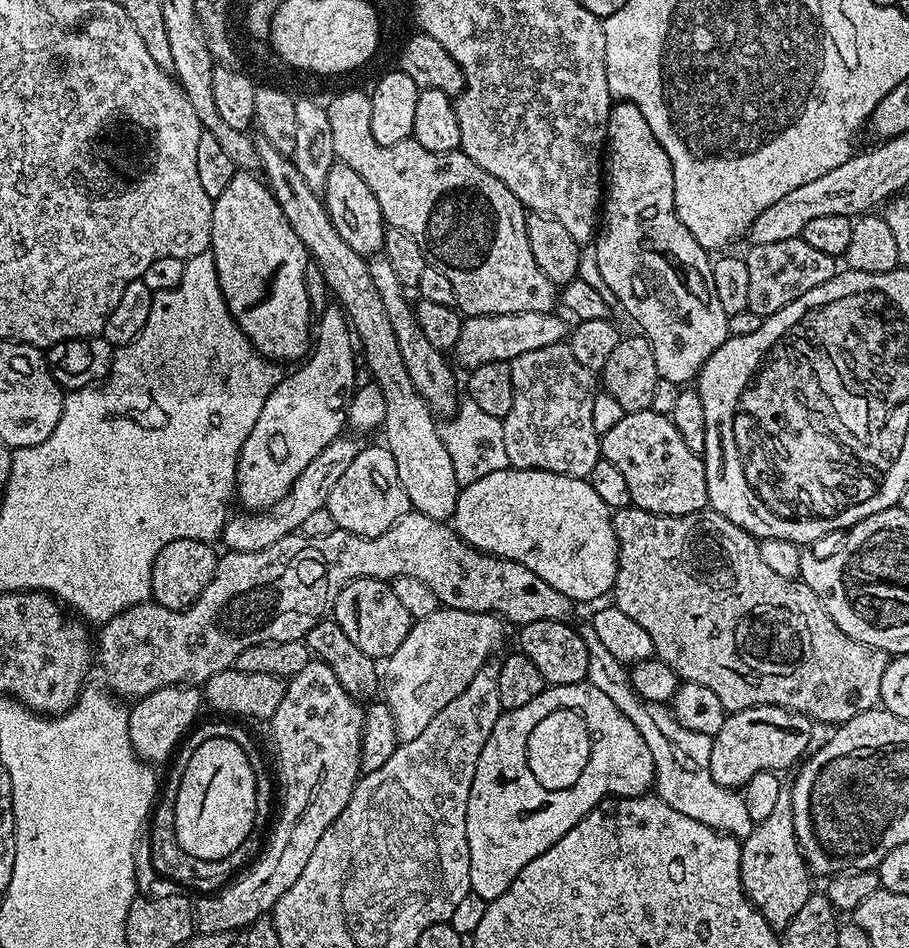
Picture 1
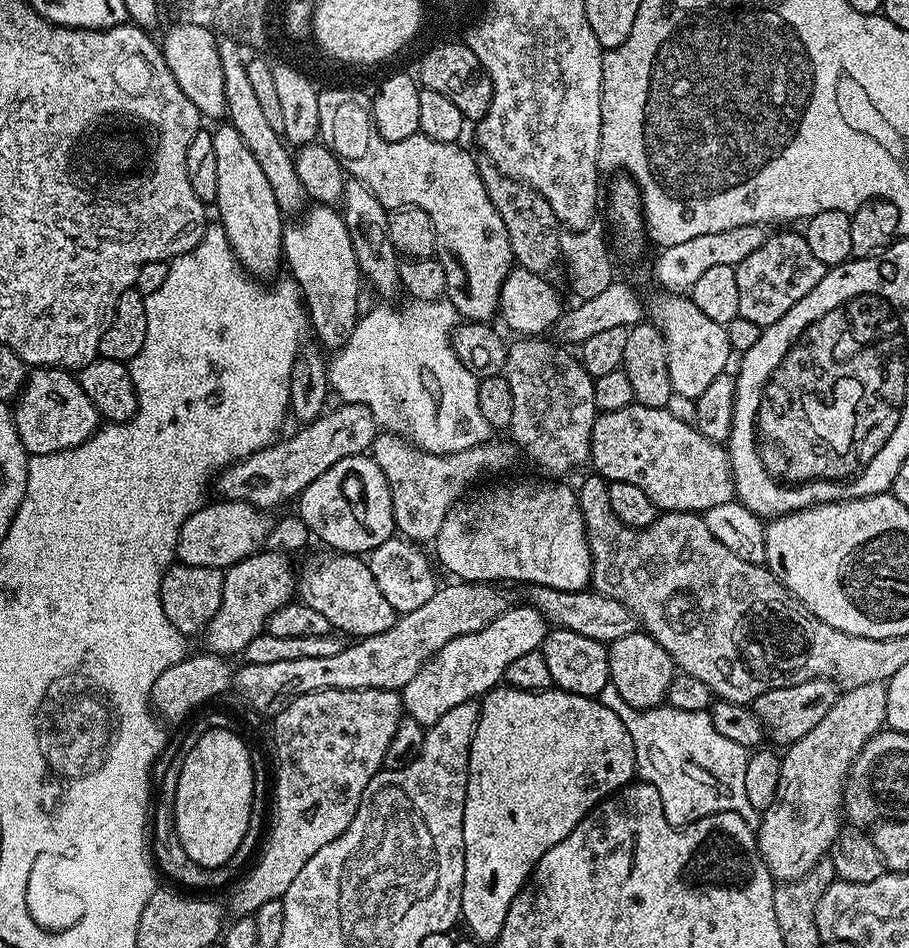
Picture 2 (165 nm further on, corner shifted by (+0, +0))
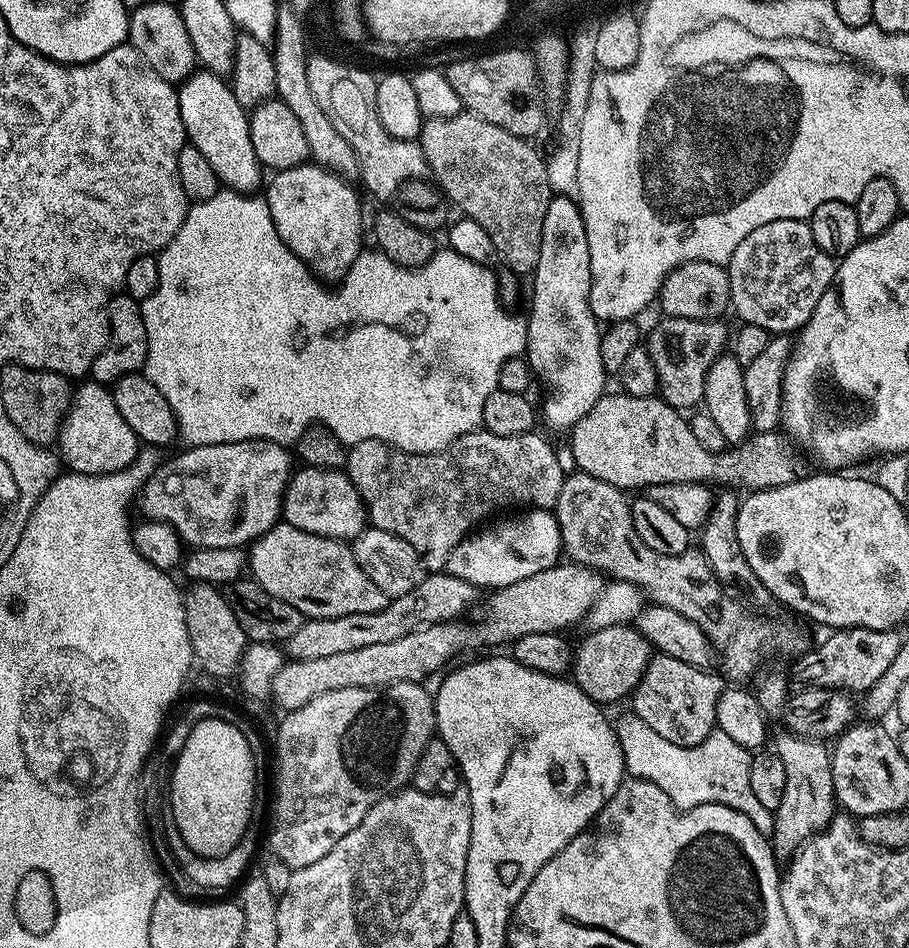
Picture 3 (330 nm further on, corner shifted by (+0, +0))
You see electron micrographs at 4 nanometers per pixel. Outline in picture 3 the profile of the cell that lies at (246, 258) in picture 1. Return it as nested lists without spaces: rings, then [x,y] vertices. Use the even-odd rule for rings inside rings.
[[[207,70],[197,71],[179,85],[180,113],[187,139],[214,166],[221,185],[239,194],[255,193],[260,184],[262,165],[254,152],[250,134],[250,116],[234,98],[231,87],[221,77]]]

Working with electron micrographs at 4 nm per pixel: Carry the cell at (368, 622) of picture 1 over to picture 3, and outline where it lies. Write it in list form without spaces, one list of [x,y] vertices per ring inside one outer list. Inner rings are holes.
[[[286,522],[276,523],[250,548],[250,572],[257,584],[274,598],[290,602],[306,618],[338,618],[342,614],[374,614],[388,605],[389,596],[358,566],[345,541],[310,534]]]

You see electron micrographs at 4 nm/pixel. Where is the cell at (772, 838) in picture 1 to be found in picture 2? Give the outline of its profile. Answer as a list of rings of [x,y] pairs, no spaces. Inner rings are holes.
[[[883,683],[854,686],[837,695],[834,706],[830,706],[826,718],[810,730],[810,734],[798,738],[798,742],[787,745],[782,756],[782,778],[778,778],[778,794],[771,806],[765,810],[755,829],[756,845],[770,870],[773,881],[797,880],[814,866],[814,862],[825,859],[831,853],[832,843],[842,827],[842,801],[844,782],[852,763],[858,758],[862,746],[882,731],[886,724],[887,687]]]

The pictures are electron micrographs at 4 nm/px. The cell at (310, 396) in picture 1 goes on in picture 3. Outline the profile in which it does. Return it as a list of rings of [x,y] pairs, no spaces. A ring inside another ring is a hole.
[[[305,162],[292,169],[282,168],[273,176],[276,177],[268,184],[266,199],[278,238],[286,242],[288,249],[308,267],[316,280],[343,281],[361,254],[360,235],[364,232],[364,216],[351,185],[315,162]]]

